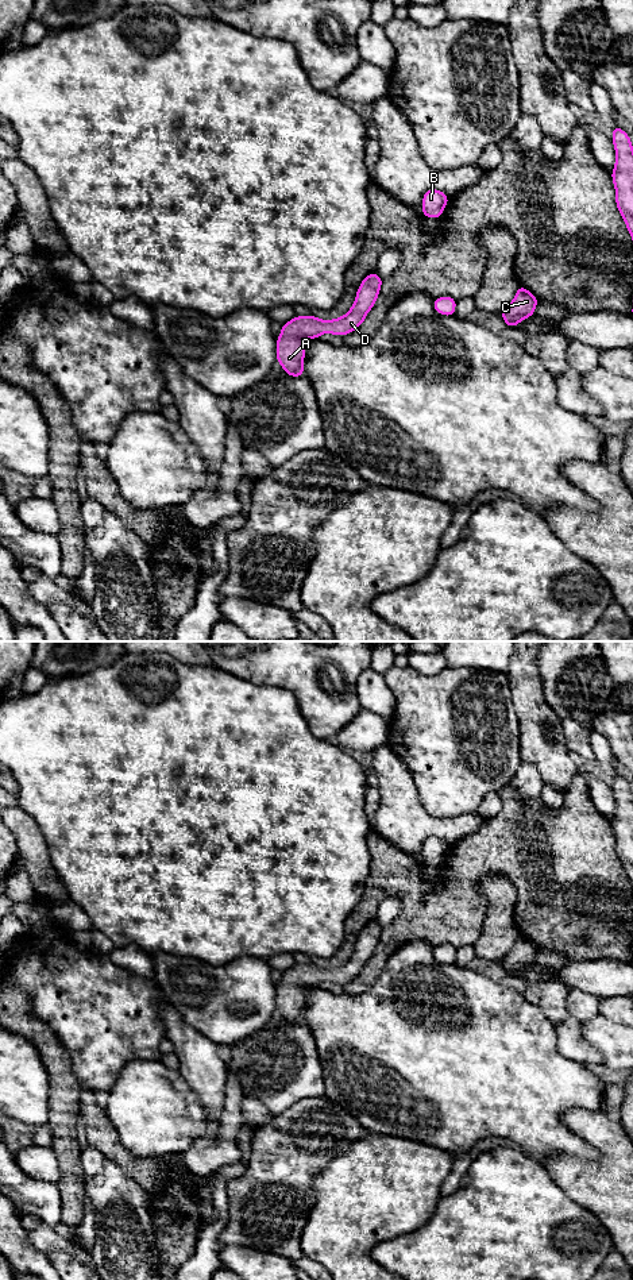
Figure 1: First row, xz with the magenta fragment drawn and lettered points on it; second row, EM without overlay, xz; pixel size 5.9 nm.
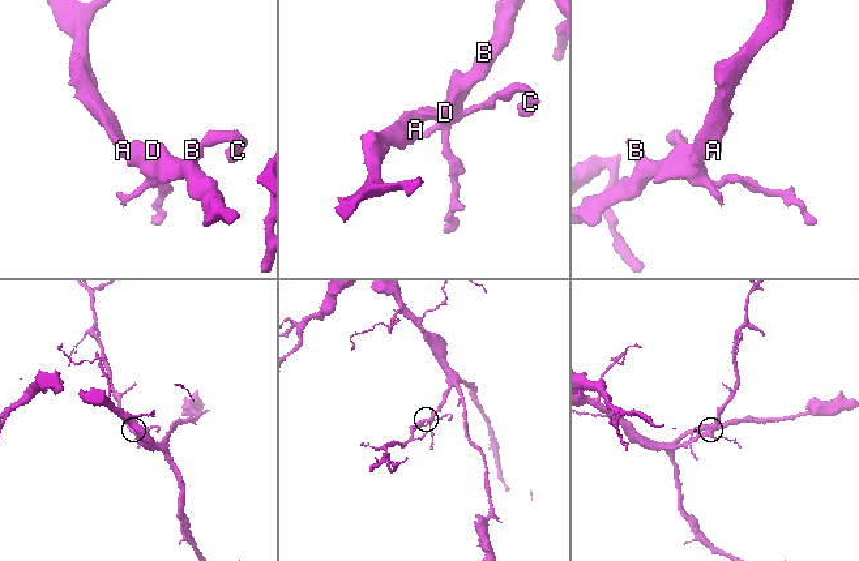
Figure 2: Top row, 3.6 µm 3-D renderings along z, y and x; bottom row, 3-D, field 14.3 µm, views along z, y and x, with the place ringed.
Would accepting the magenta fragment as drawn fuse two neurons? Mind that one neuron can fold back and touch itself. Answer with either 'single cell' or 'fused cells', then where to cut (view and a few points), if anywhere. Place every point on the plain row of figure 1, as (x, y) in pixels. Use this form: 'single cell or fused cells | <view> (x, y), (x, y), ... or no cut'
single cell | no cut

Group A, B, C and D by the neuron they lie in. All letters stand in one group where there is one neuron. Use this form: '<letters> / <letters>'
A B C D

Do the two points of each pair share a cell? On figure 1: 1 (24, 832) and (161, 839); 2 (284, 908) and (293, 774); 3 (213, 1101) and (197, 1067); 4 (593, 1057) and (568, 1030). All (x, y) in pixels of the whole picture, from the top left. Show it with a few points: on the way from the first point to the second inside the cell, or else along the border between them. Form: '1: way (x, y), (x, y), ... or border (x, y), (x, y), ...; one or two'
1: border (20, 809), (34, 821), (42, 835), (50, 859); two
2: way (284, 874), (286, 808); one
3: way (211, 1092), (205, 1075); one
4: way (586, 1051), (572, 1037); one

